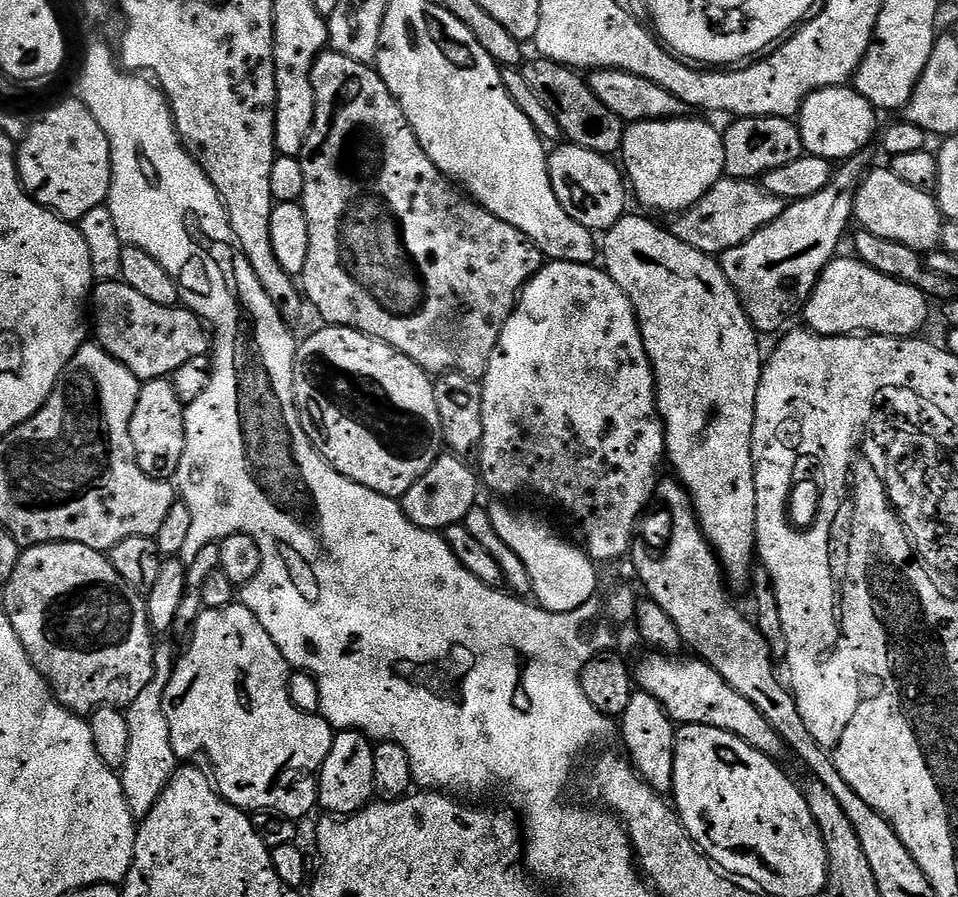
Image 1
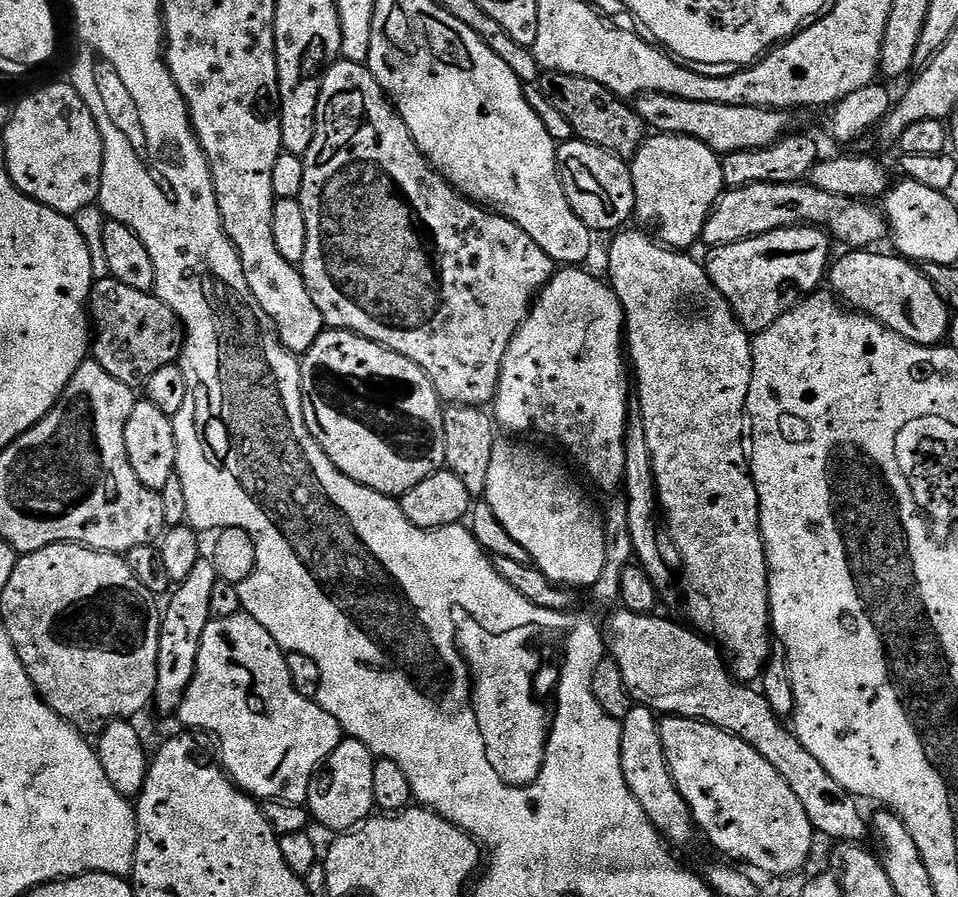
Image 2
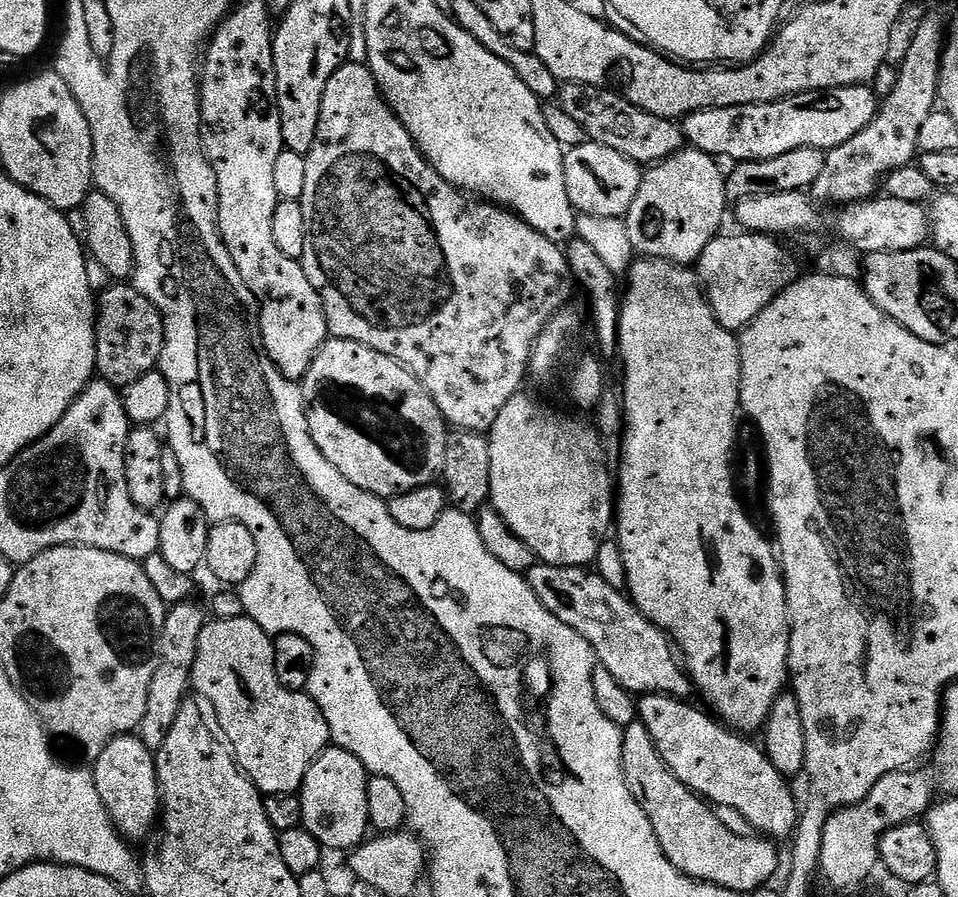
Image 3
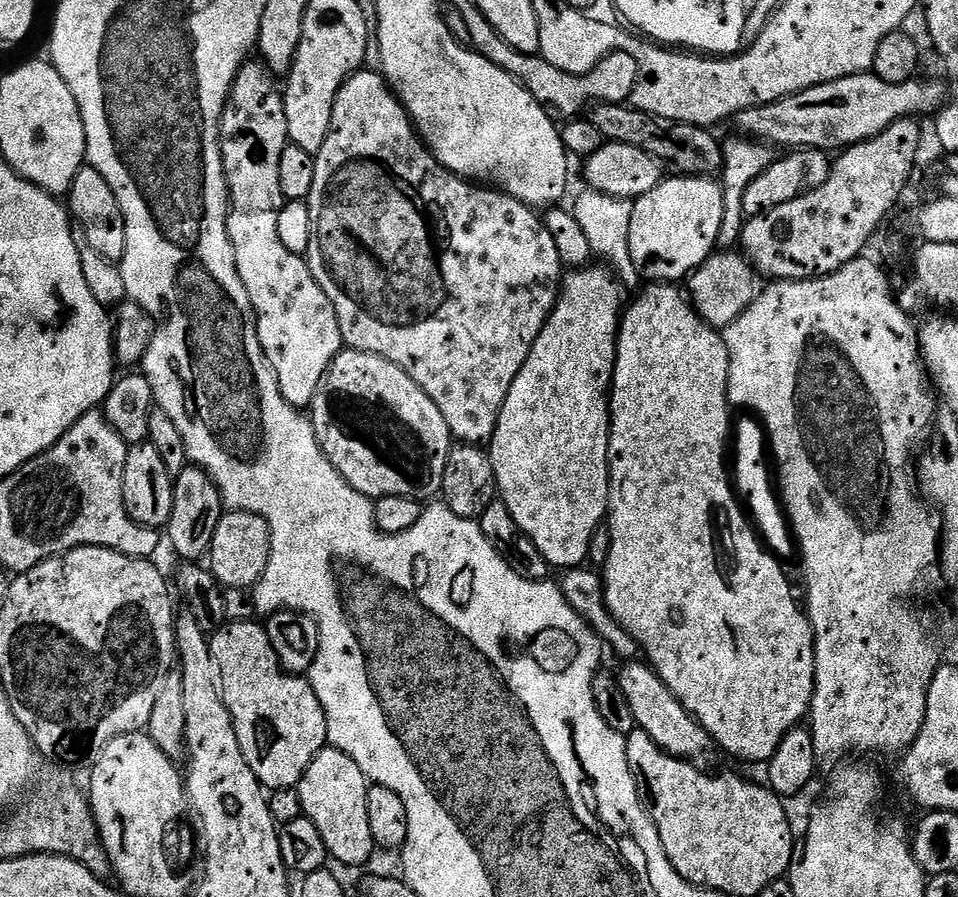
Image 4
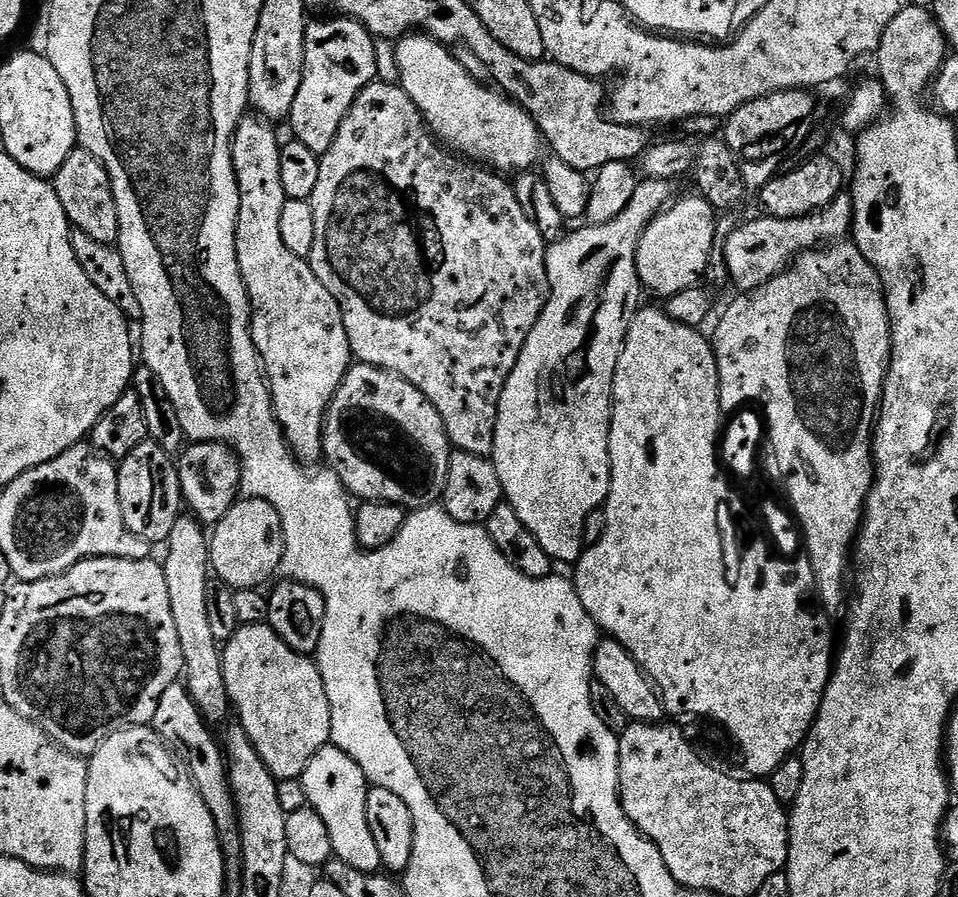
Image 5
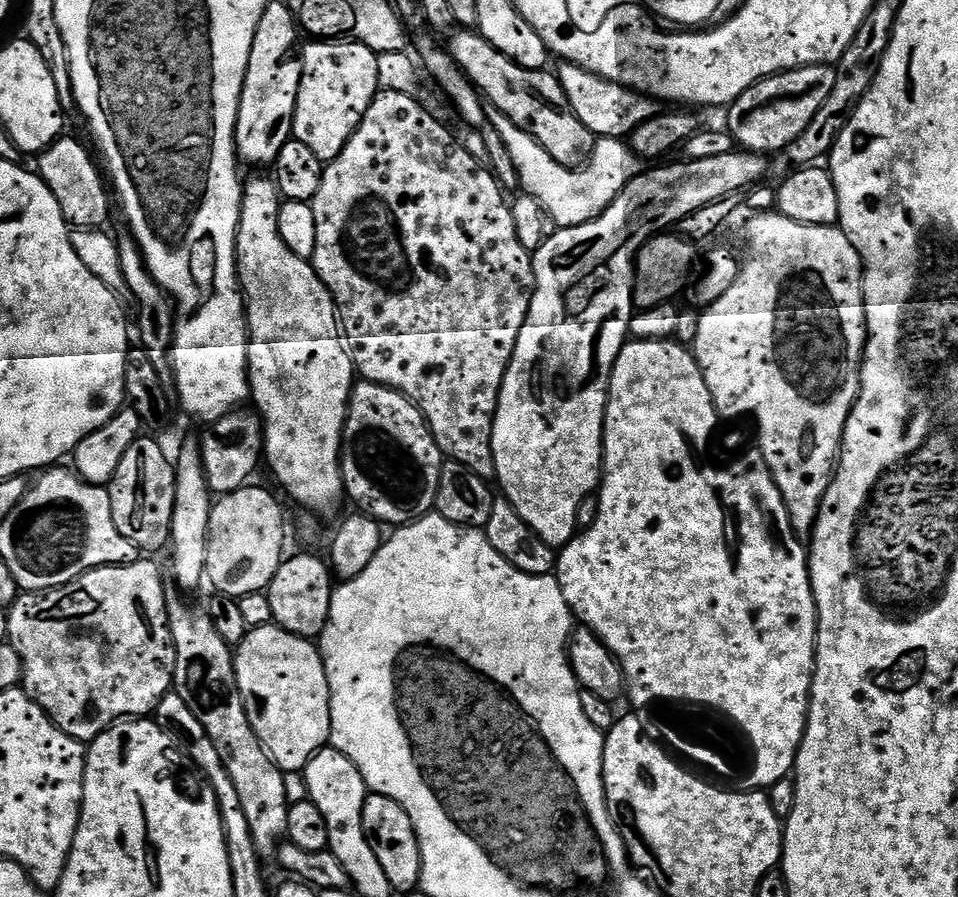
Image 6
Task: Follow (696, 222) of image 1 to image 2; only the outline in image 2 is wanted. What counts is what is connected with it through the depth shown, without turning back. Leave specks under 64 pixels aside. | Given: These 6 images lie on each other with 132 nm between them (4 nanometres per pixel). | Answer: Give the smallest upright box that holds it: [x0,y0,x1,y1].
[702,182,889,250]

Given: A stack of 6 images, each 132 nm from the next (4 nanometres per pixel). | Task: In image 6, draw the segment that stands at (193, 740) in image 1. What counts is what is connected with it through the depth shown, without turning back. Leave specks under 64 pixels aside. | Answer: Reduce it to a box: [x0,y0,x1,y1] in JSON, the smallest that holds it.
[234,623,330,772]

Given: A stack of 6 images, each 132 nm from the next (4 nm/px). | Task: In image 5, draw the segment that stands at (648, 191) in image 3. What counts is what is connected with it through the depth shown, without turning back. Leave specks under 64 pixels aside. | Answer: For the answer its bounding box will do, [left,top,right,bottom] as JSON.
[636,194,718,298]

